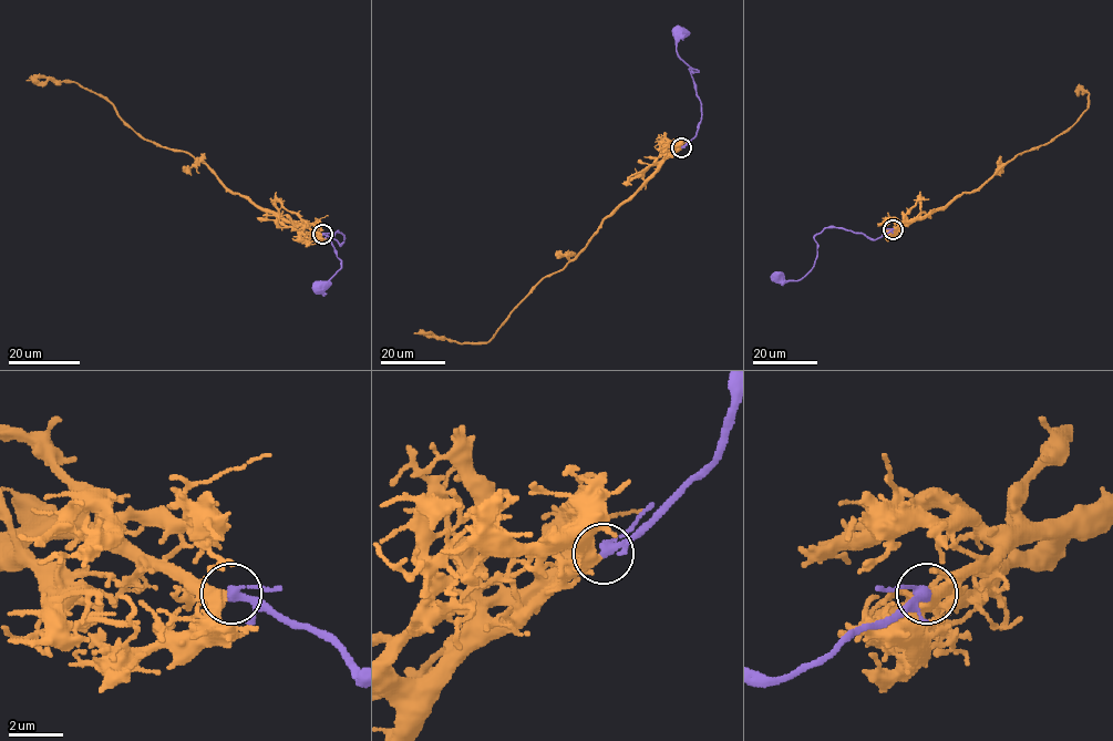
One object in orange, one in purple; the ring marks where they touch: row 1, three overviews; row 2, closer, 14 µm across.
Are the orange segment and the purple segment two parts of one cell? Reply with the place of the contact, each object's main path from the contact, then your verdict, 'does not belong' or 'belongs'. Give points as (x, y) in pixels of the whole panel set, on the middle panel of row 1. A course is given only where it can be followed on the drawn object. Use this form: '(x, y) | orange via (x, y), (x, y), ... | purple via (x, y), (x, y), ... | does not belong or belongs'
(681, 147) | orange via (681, 147), (605, 218), (562, 269), (547, 275), (486, 342), (463, 343), (413, 332) | purple via (682, 147), (698, 131), (701, 106), (689, 70), (698, 71), (691, 69), (677, 53), (680, 31) | belongs

